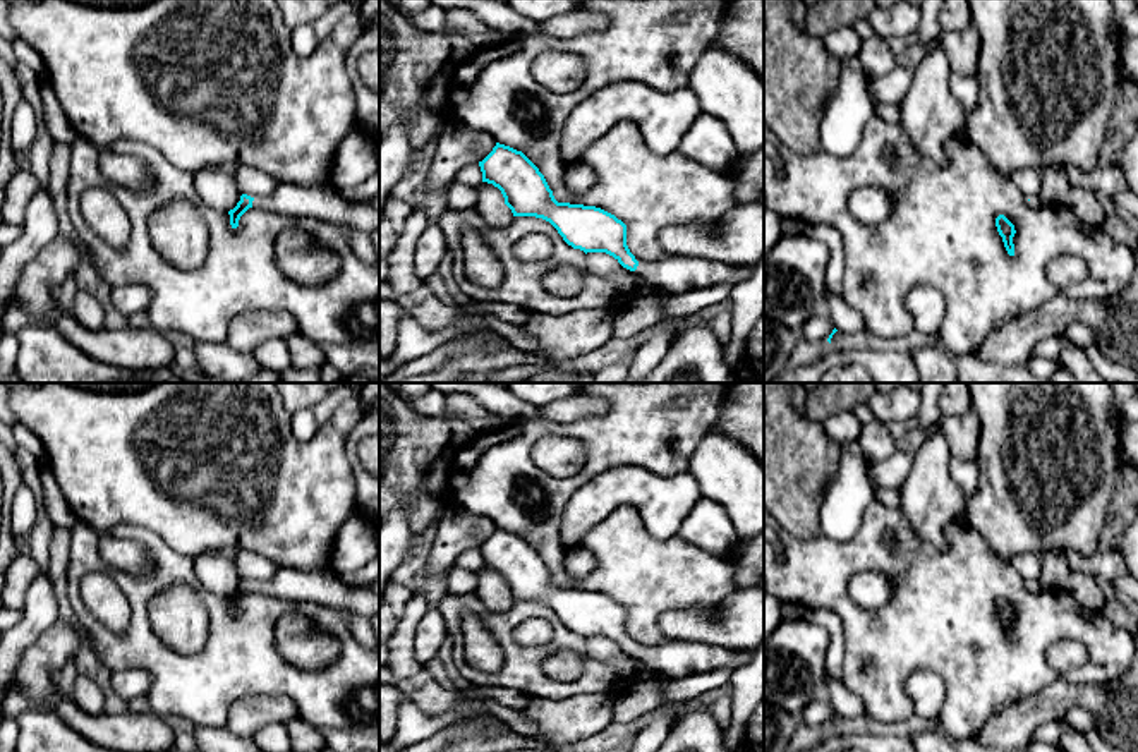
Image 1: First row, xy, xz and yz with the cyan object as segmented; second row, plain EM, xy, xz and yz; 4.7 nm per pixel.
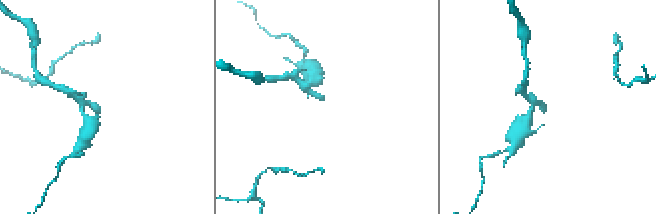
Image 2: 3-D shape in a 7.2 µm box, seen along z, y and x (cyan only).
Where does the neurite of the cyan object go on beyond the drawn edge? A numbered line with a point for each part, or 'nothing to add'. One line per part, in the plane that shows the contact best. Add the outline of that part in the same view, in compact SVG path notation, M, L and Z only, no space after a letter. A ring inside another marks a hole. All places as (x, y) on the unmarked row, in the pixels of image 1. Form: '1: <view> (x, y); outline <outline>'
1: xy (325, 588); outline M281 567L271 580L254 584L252 591L290 603L312 601L367 618L379 613L379 594L371 585L348 585L336 573L324 570L304 572Z

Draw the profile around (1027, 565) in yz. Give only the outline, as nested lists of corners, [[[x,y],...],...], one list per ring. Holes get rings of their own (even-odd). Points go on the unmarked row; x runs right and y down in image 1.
[[[1021,553],[1021,555],[1011,556],[1011,560],[1009,560],[1009,565],[1016,570],[1016,573],[1026,584],[1033,584],[1038,580],[1040,563],[1042,563],[1042,556],[1037,553]]]

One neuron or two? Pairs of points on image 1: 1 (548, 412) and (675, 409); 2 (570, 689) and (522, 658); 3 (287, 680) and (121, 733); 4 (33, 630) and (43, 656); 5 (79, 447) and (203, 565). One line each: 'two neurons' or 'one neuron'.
1: two neurons
2: one neuron
3: two neurons
4: two neurons
5: two neurons

